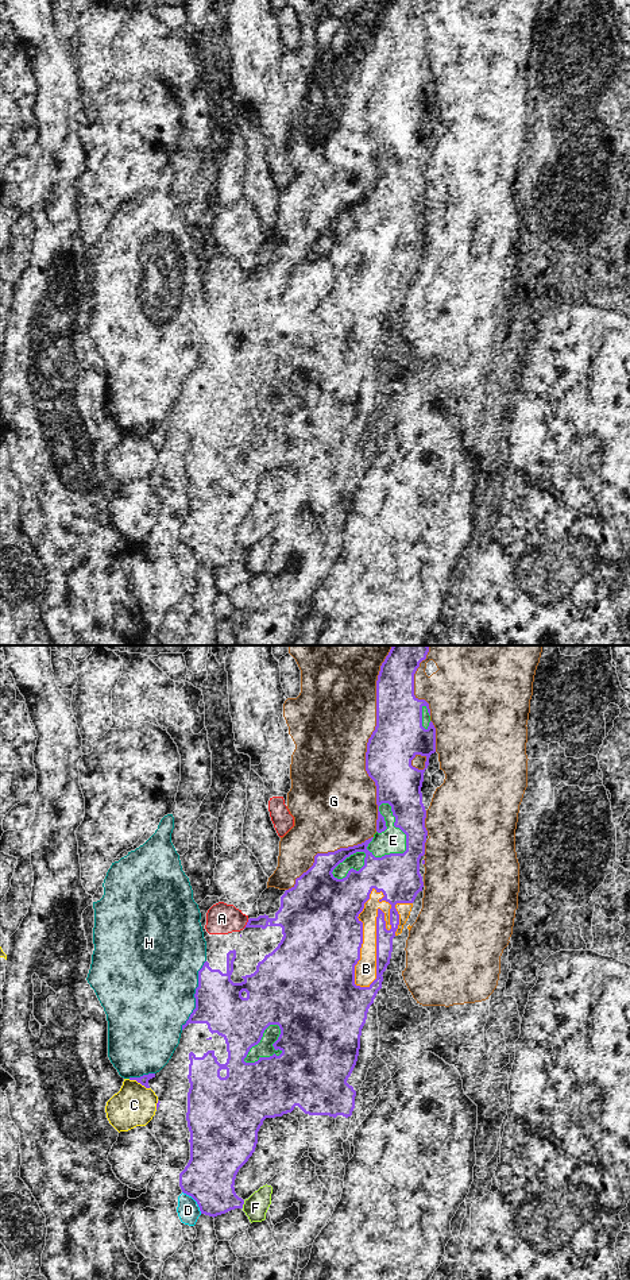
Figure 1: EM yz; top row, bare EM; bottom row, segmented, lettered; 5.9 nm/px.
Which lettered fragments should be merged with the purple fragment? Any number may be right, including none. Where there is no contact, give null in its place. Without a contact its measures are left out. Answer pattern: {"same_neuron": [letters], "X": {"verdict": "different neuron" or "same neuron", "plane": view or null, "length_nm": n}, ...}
{"same_neuron": [], "A": {"verdict": "different neuron", "plane": "yz", "length_nm": 70}, "B": {"verdict": "different neuron", "plane": "yz", "length_nm": 600}, "C": {"verdict": "different neuron", "plane": "yz", "length_nm": 140}, "D": {"verdict": "different neuron", "plane": "yz", "length_nm": 180}, "E": {"verdict": "different neuron", "plane": "yz", "length_nm": 340}, "F": {"verdict": "different neuron", "plane": "yz", "length_nm": 50}, "G": {"verdict": "different neuron", "plane": "yz", "length_nm": 1100}, "H": {"verdict": "different neuron", "plane": "yz", "length_nm": 440}}

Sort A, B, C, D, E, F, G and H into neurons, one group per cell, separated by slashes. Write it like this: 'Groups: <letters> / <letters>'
Groups: A F / B / C / D / E / G / H

